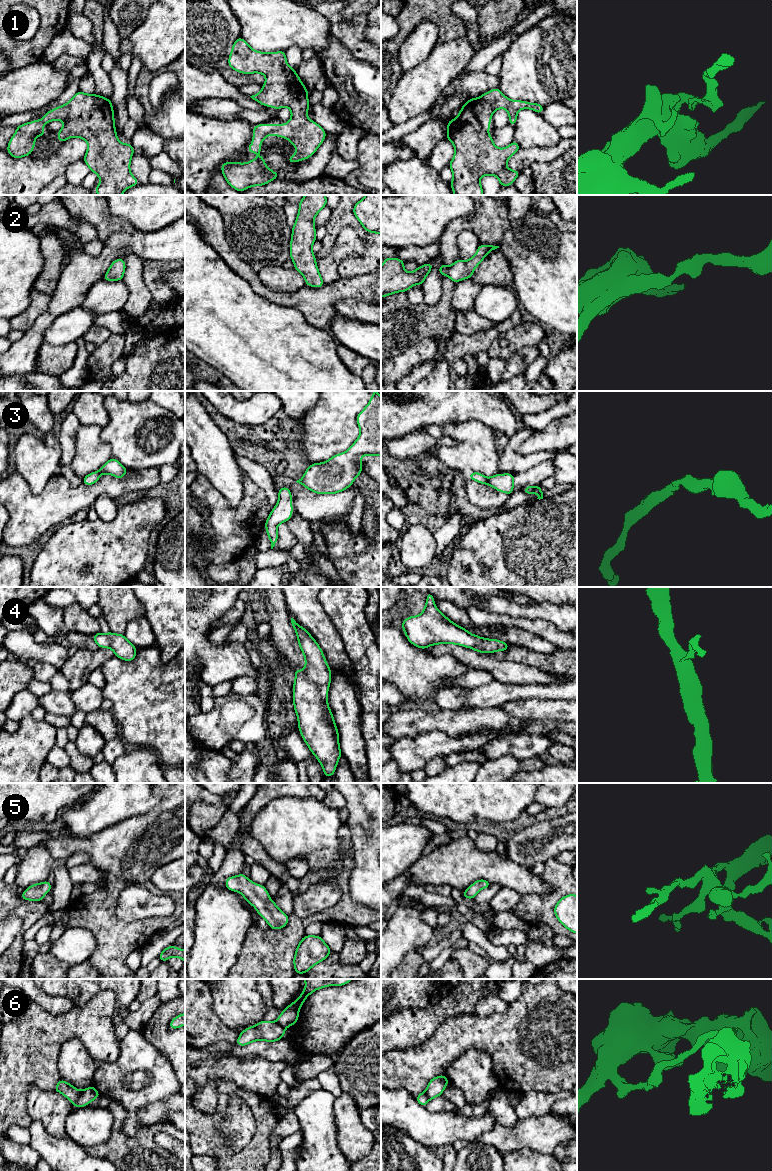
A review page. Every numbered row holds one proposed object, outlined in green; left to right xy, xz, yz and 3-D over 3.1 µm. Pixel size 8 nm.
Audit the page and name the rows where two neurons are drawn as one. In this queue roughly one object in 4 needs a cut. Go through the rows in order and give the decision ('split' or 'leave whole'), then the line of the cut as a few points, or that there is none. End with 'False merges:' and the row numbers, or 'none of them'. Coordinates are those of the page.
1: leave whole | no cut
2: leave whole | no cut
3: leave whole | no cut
4: leave whole | no cut
5: leave whole | no cut
6: split | xy (83, 1090), (73, 1104)
False merges: 6

